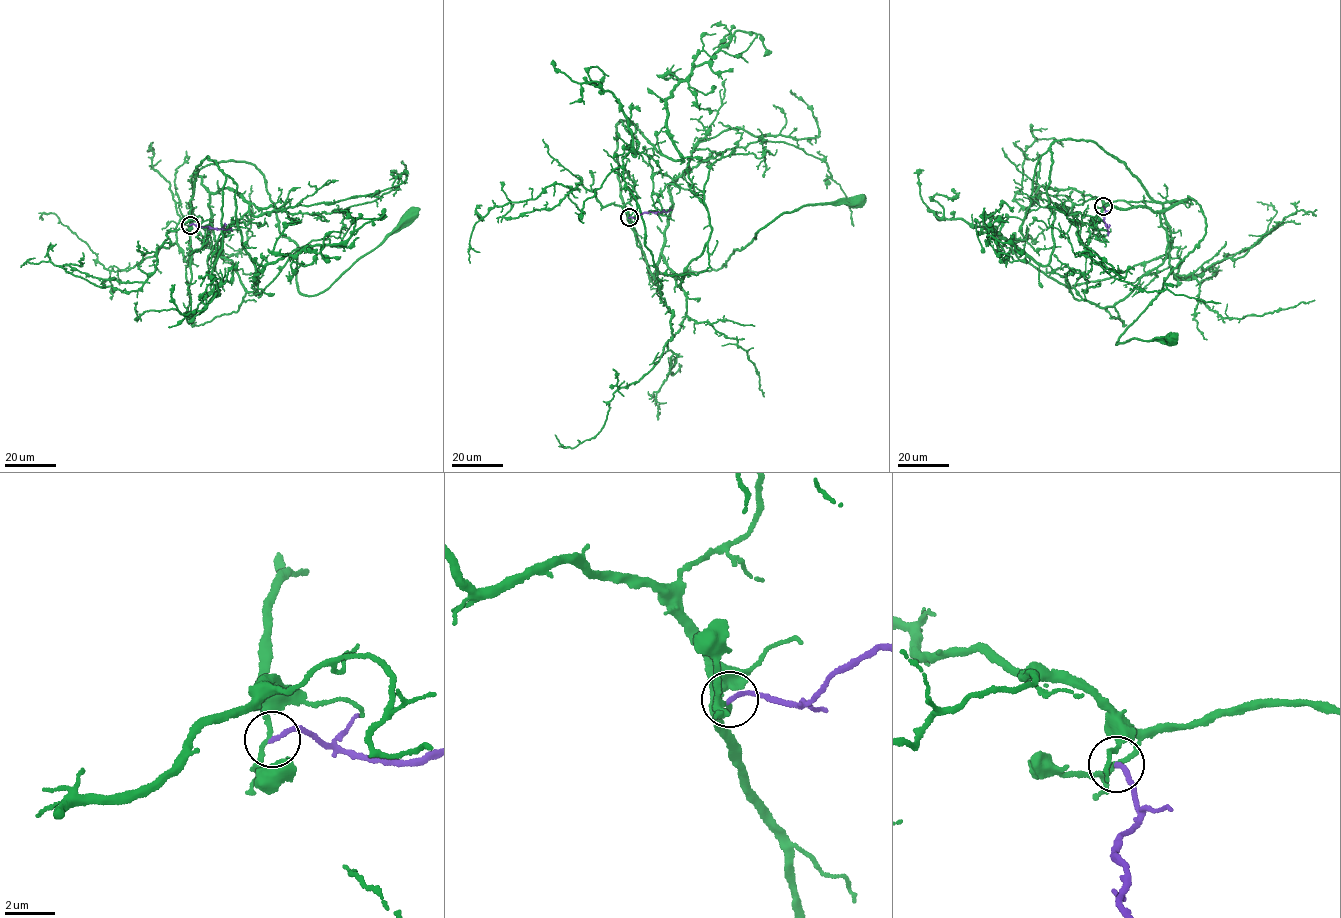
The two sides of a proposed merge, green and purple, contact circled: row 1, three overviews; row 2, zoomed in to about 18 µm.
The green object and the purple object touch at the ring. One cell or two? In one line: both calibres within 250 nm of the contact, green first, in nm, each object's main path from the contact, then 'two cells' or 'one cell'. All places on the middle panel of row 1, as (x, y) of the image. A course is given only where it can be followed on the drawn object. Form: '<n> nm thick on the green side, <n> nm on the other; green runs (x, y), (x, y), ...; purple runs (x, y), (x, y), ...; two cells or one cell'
160 nm thick on the green side, 180 nm on the other; green runs (628, 218), (652, 278), (659, 273), (715, 270), (784, 213), (807, 204), (856, 200); purple runs (628, 218), (649, 211), (666, 212), (669, 209); two cells

